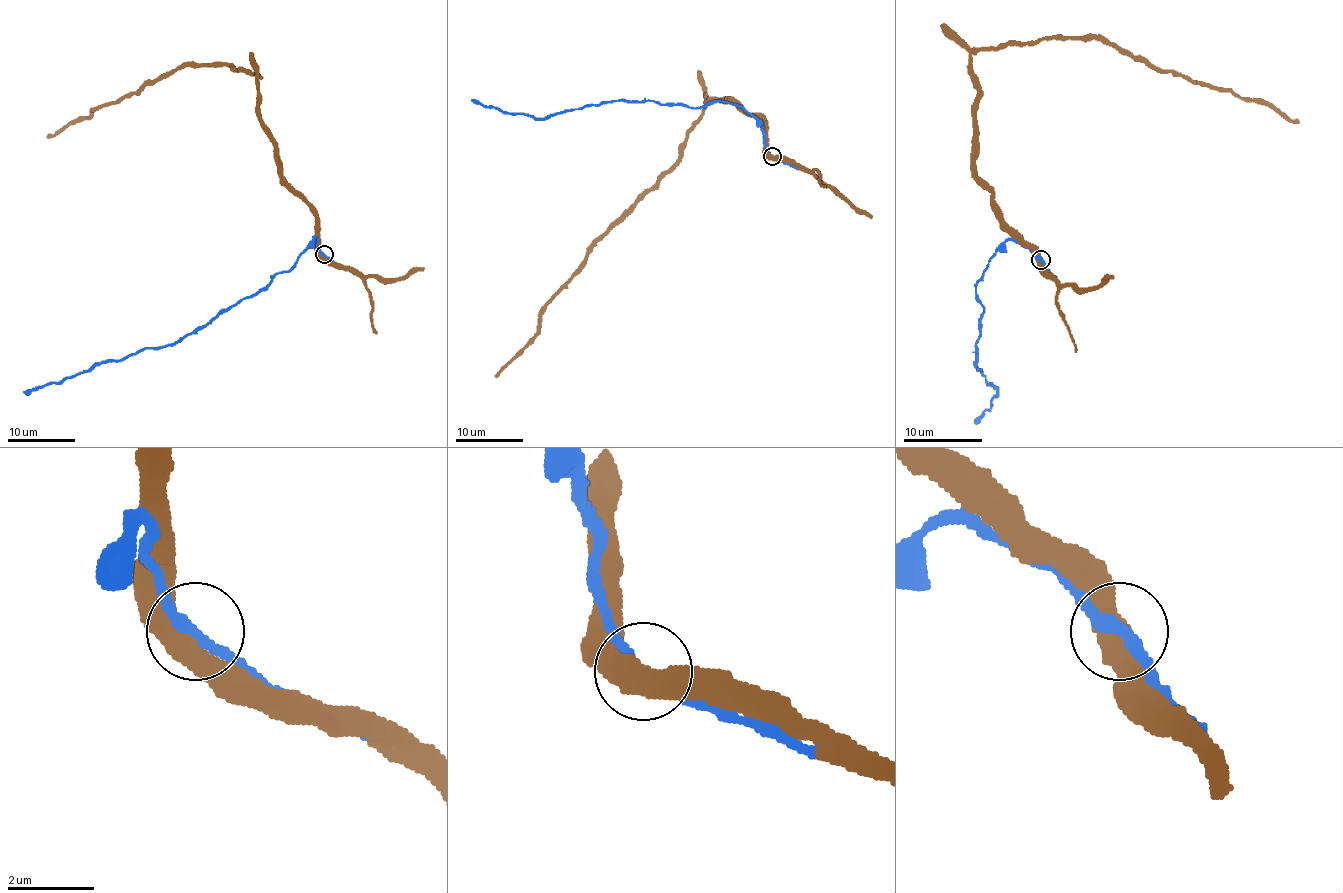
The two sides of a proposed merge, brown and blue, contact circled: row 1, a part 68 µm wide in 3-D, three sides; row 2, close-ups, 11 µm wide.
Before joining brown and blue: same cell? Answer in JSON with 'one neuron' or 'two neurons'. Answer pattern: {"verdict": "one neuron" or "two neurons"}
{"verdict": "one neuron"}

